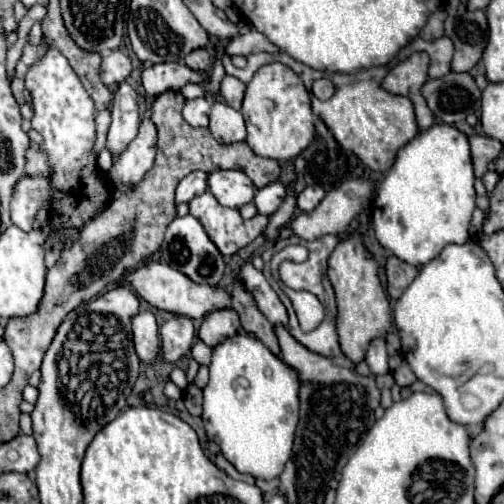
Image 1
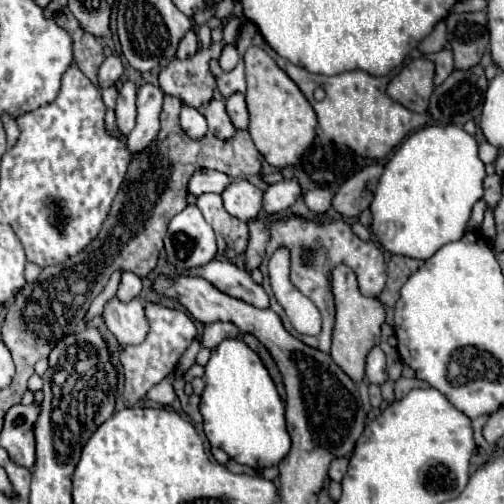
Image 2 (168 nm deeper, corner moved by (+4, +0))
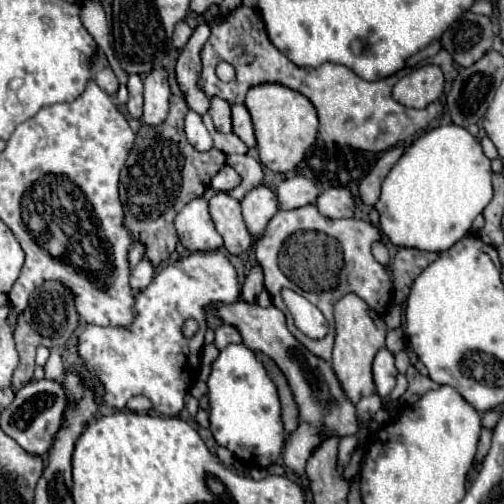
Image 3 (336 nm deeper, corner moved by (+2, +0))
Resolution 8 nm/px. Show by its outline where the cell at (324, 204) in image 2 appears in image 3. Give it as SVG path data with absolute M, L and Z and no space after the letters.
M329 188L317 198L317 208L327 218L353 218L357 204L347 188Z

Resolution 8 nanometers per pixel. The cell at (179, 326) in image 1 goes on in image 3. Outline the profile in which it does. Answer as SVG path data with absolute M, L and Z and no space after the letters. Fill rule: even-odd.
M221 250L193 252L163 268L153 282L135 296L133 324L119 328L87 326L77 338L77 354L85 362L85 368L101 380L107 406L123 410L131 396L147 396L157 414L177 416L199 376L207 310L217 302L233 304L239 298L237 270L229 258L225 258ZM187 318L199 322L199 332L193 340L185 340L181 332Z

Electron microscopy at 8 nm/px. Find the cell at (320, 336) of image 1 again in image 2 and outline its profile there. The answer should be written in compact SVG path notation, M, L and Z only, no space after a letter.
M289 216L285 222L275 222L269 226L271 228L271 240L267 246L267 256L275 252L281 244L291 250L291 282L293 286L311 298L315 302L322 316L321 334L317 336L299 336L301 342L305 342L311 348L329 352L332 345L332 331L335 321L335 304L331 291L331 270L337 264L349 264L358 280L359 289L365 296L379 296L387 274L385 274L385 258L375 242L363 242L351 232L351 226L345 220L333 220L333 222L323 222L321 226L305 220L305 218L295 218Z

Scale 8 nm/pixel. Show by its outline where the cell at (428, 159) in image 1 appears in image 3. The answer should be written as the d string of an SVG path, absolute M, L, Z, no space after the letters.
M447 124L433 128L431 132L417 138L407 152L399 158L399 162L391 168L387 178L383 180L381 198L375 204L381 220L381 232L401 248L419 248L427 252L445 252L455 242L465 238L471 230L471 224L477 214L491 202L491 164L483 154L481 144L475 136L471 136L465 128L457 124Z

